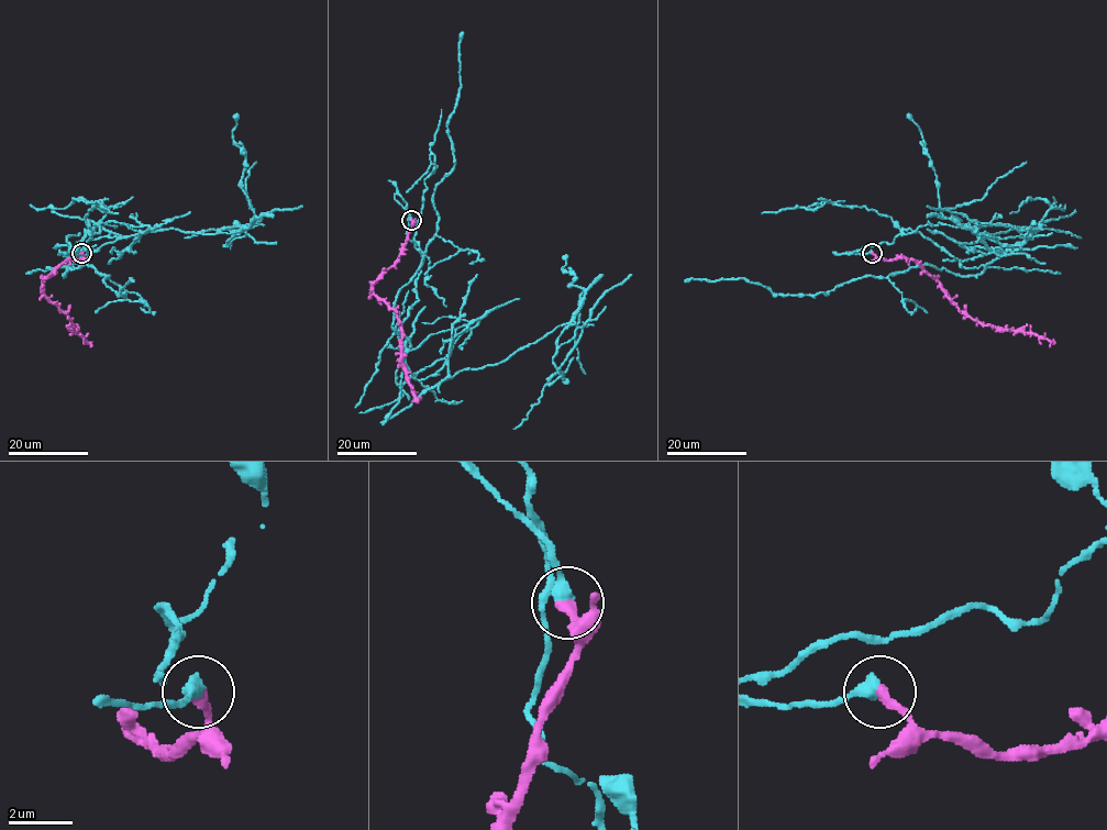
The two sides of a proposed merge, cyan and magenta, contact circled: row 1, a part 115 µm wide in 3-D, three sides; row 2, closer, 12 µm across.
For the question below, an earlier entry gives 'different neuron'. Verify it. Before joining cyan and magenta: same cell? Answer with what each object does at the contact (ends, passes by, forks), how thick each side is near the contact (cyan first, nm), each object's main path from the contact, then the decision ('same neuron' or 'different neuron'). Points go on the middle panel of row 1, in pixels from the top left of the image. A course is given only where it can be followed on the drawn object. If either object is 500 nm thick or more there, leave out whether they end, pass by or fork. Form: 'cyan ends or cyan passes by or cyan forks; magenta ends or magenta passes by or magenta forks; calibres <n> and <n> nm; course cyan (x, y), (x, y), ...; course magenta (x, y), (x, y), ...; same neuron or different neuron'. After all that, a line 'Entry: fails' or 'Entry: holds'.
cyan ends; magenta ends; calibres 440 and 400 nm; course cyan (411, 219), (396, 194), (424, 261), (399, 332), (429, 388), (567, 323), (585, 290), (566, 255); course magenta (411, 219), (402, 253), (373, 286), (373, 291), (393, 309), (400, 322), (401, 366), (411, 391), (419, 397); different neuron
Entry: holds

